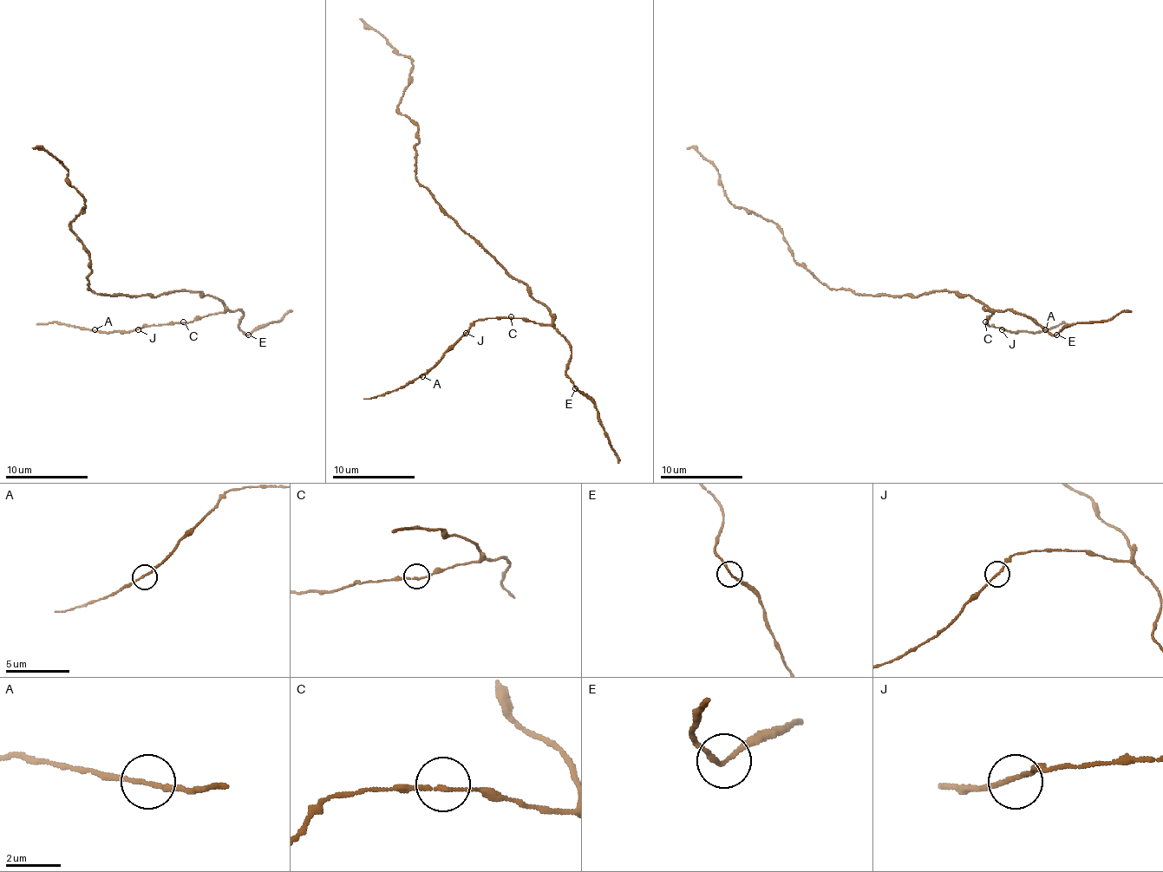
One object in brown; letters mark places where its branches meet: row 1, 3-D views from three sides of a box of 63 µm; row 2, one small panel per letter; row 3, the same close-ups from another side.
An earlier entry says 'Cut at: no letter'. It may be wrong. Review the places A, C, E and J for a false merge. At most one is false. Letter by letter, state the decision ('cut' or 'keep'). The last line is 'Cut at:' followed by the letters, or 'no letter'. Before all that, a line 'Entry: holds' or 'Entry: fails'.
Entry: holds
A: keep
C: keep
E: keep
J: keep
Cut at: no letter

